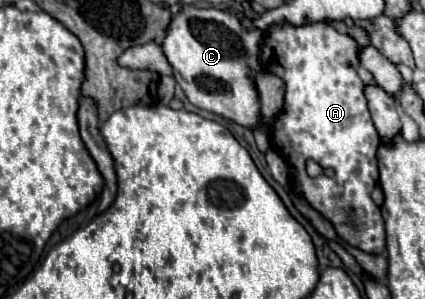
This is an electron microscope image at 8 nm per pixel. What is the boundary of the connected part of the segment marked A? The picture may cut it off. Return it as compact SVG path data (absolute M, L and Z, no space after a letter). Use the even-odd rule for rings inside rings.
M308 22L306 26L276 24L264 36L260 62L268 72L278 74L286 84L284 110L276 116L272 126L272 136L276 138L276 142L272 142L272 148L284 156L290 166L296 168L296 192L300 192L312 208L316 208L334 224L338 236L344 242L368 254L380 254L386 246L384 220L380 208L370 198L374 186L378 184L376 148L380 144L380 136L370 120L368 104L364 98L364 84L358 78L356 70L350 68L350 64L358 64L358 52L360 46L356 40L352 40L348 34L338 34L332 26L328 26L328 22ZM308 160L316 160L322 166L324 174L310 178L306 172Z

